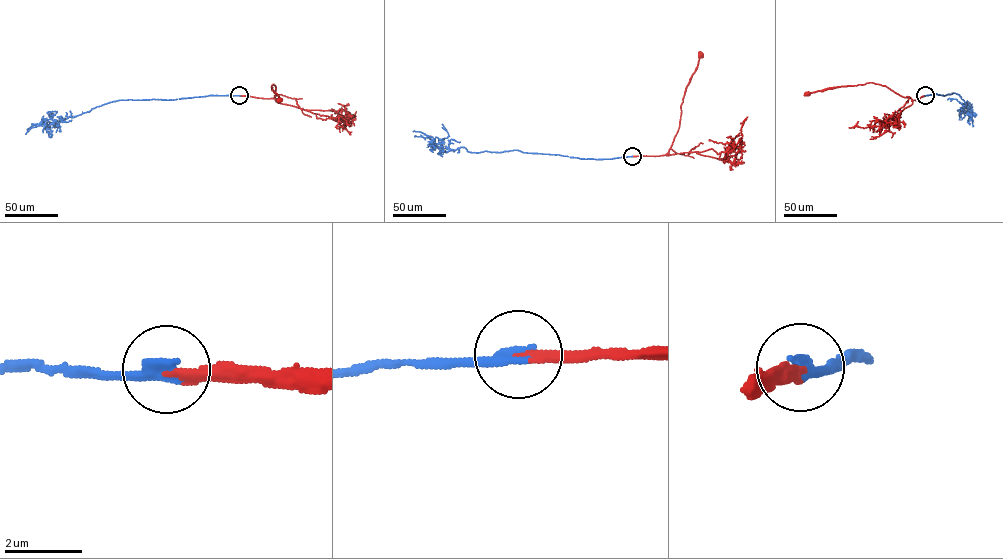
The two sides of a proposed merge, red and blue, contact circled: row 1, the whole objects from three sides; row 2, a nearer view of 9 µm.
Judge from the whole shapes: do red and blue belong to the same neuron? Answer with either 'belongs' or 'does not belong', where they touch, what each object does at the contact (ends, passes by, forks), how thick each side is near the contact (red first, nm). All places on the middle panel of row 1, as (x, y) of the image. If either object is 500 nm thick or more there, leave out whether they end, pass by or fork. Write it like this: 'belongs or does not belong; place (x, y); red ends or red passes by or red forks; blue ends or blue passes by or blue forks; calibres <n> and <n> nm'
belongs; place (632, 156); red ends; blue ends; calibres 240 and 320 nm

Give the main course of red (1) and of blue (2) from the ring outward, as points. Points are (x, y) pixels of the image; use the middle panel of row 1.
1: (632, 156), (659, 156), (669, 152), (679, 127), (684, 92), (700, 55)
2: (632, 156), (581, 158), (517, 150), (470, 152), (461, 147), (445, 151), (434, 145), (425, 134), (413, 131)

